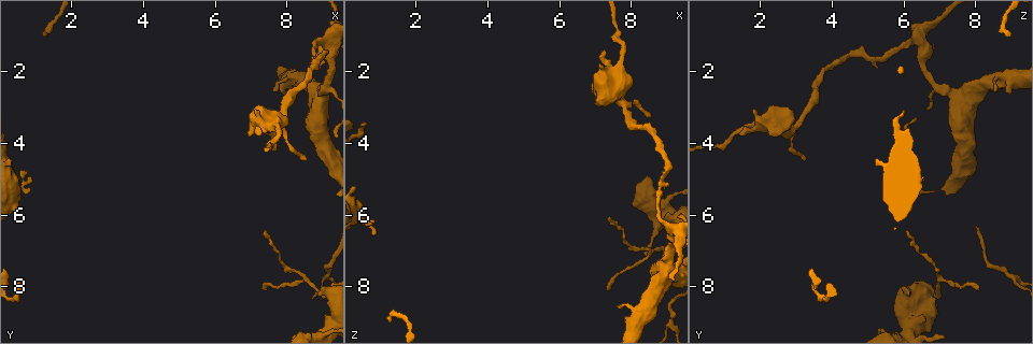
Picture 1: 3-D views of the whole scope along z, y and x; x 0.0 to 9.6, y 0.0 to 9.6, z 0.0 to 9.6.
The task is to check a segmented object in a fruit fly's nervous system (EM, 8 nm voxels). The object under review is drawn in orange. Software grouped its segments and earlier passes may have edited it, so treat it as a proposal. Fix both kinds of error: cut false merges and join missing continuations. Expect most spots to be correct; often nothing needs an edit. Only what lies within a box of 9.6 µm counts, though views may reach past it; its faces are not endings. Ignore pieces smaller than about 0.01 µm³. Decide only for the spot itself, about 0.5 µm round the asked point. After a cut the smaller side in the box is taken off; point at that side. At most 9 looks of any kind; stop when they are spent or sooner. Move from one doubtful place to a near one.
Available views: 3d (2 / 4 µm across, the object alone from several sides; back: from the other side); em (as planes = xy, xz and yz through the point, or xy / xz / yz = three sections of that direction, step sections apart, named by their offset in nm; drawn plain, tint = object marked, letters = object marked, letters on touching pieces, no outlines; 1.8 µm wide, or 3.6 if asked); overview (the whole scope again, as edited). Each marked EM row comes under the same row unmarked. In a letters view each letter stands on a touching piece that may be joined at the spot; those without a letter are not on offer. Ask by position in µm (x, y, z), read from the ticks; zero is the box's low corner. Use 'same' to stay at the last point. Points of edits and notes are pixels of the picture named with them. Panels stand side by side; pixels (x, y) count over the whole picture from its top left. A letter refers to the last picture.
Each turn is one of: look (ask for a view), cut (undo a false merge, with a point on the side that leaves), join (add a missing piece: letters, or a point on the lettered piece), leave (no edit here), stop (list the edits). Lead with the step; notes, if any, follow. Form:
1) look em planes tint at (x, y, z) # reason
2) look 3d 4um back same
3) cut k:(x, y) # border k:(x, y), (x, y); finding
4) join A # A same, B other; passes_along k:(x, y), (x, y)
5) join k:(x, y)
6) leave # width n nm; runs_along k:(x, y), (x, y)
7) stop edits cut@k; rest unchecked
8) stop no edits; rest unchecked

look em planes letters at (0.80, 5.00, 6.55) # free end

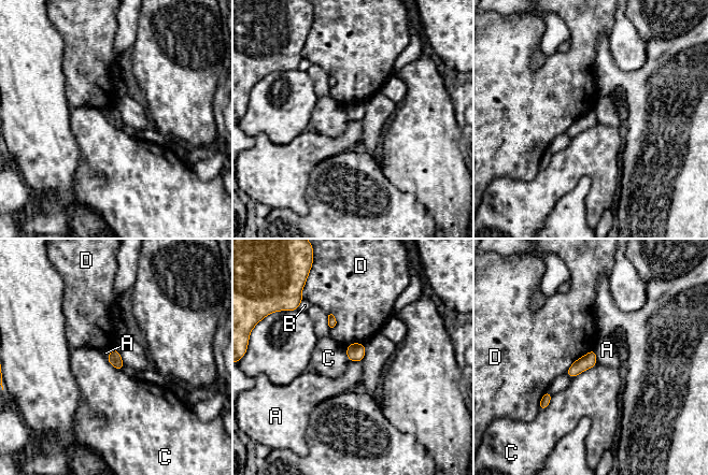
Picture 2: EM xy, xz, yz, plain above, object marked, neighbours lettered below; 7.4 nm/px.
leave # A other, B other, C other, D other; border 2:(594, 349), (597, 362); no lettered piece goes on from it

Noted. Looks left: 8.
look 3d 2um at (9.15, 7.70, 9.00)

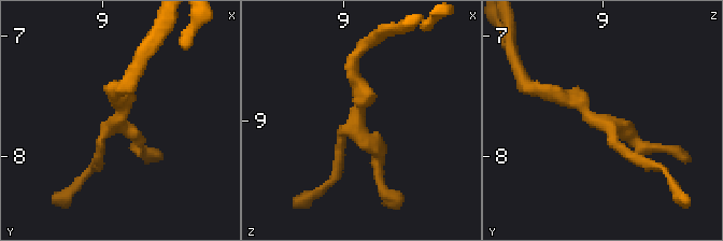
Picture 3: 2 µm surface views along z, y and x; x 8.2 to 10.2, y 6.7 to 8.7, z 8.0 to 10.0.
look em planes tint at (9.14, 7.72, 8.98)

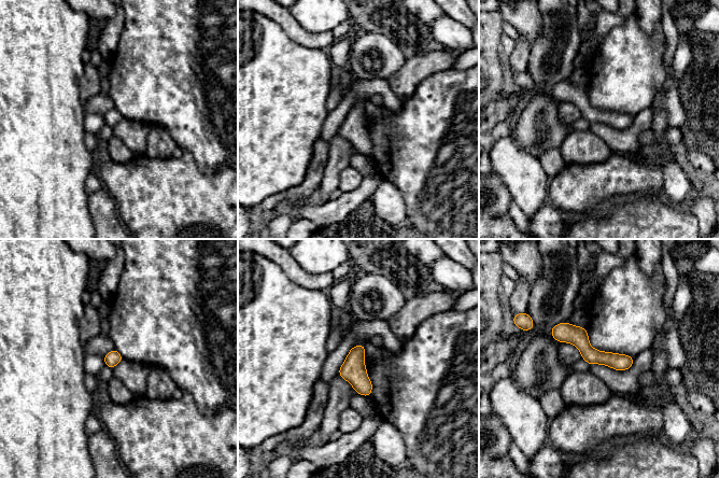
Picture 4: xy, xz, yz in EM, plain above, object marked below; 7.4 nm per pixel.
look em planes letters same # see the neighbours

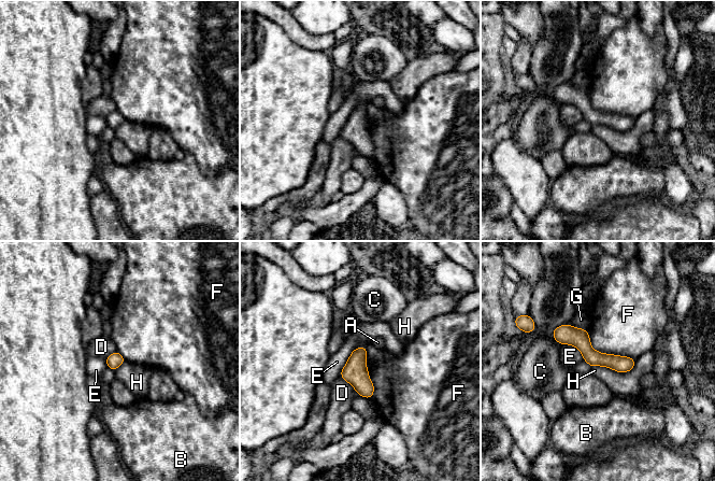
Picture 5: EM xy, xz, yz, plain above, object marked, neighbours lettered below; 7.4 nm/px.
leave # width 110 nm; longest_contact F 400 nm; A other, B other, C other, D other, E other, F other, G other, H other; all the same neuron

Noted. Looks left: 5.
look 3d 4um at (9.00, 8.00, 6.00) # an open end

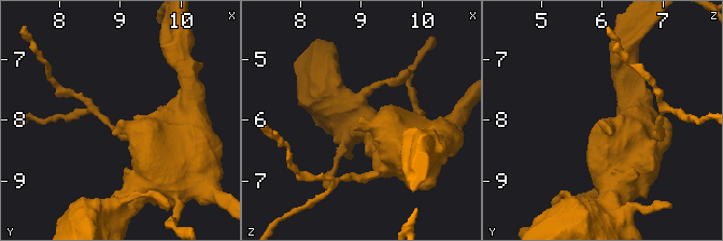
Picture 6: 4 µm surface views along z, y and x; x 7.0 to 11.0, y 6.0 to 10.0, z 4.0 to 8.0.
look em xz step 16 letters at (9.00, 8.00, 6.00)

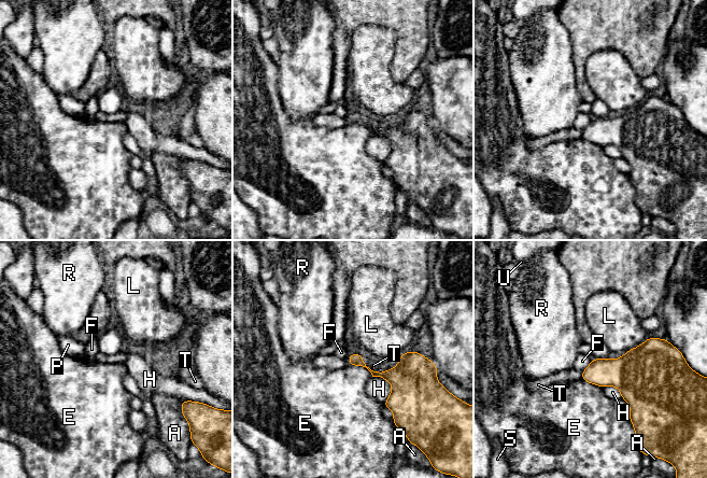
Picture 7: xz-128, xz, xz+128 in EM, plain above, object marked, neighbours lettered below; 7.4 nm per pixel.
leave # A other, E other, F other, H other, L other, P other, R other, S other, T other, U other; no lettered piece goes on from it

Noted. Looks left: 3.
look em planes letters at (7.35, 6.50, 6.10) # free end

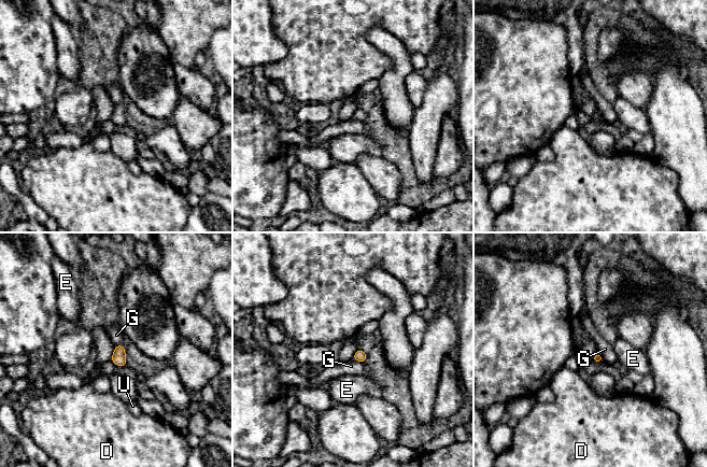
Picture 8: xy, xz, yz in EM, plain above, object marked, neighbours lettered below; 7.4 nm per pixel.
leave # width 70 nm; D other, E other, G other, U other; border 8:(353, 358), (363, 364); none of them fits

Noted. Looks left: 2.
stop no edits; rest unchecked

